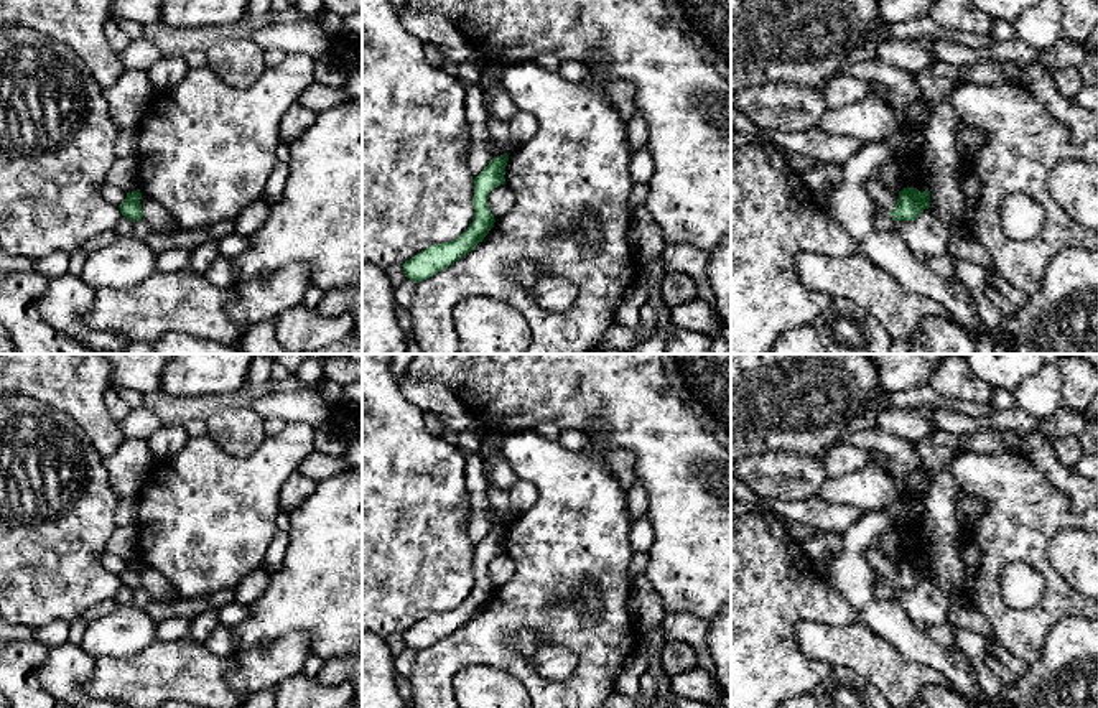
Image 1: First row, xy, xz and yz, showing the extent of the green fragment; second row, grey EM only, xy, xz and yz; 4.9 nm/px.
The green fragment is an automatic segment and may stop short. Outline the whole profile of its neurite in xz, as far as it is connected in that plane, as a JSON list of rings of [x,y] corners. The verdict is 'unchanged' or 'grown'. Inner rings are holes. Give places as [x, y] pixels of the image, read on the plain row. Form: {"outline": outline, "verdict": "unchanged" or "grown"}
{"outline": [[[507,522],[492,527],[491,532],[474,547],[474,586],[469,596],[458,608],[430,614],[407,629],[402,634],[405,645],[413,652],[420,652],[448,637],[484,609],[495,591],[487,573],[489,561],[499,553],[505,553],[504,543],[507,530]]], "verdict": "unchanged"}

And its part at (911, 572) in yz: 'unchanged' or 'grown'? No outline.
unchanged

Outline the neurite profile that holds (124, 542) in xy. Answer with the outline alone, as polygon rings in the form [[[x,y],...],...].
[[[137,525],[115,527],[107,540],[105,550],[117,555],[123,561],[138,558],[138,529]]]

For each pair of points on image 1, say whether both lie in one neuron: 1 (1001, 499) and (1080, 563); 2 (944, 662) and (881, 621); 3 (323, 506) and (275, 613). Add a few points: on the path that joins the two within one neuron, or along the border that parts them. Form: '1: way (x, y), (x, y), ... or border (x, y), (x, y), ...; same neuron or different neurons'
1: border (1080, 527), (1047, 547), (1062, 577); different neurons
2: way (929, 652), (912, 644), (896, 628); same neuron
3: way (323, 532), (323, 565), (302, 586); same neuron

